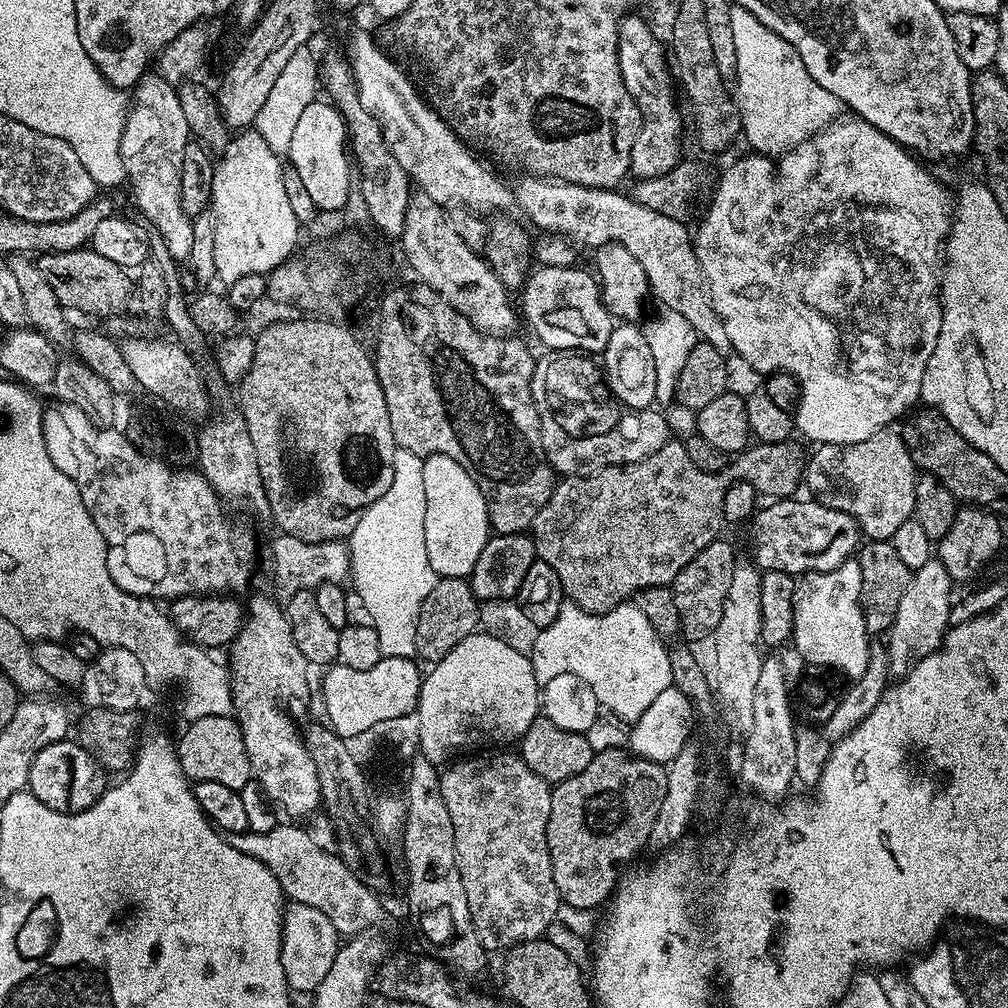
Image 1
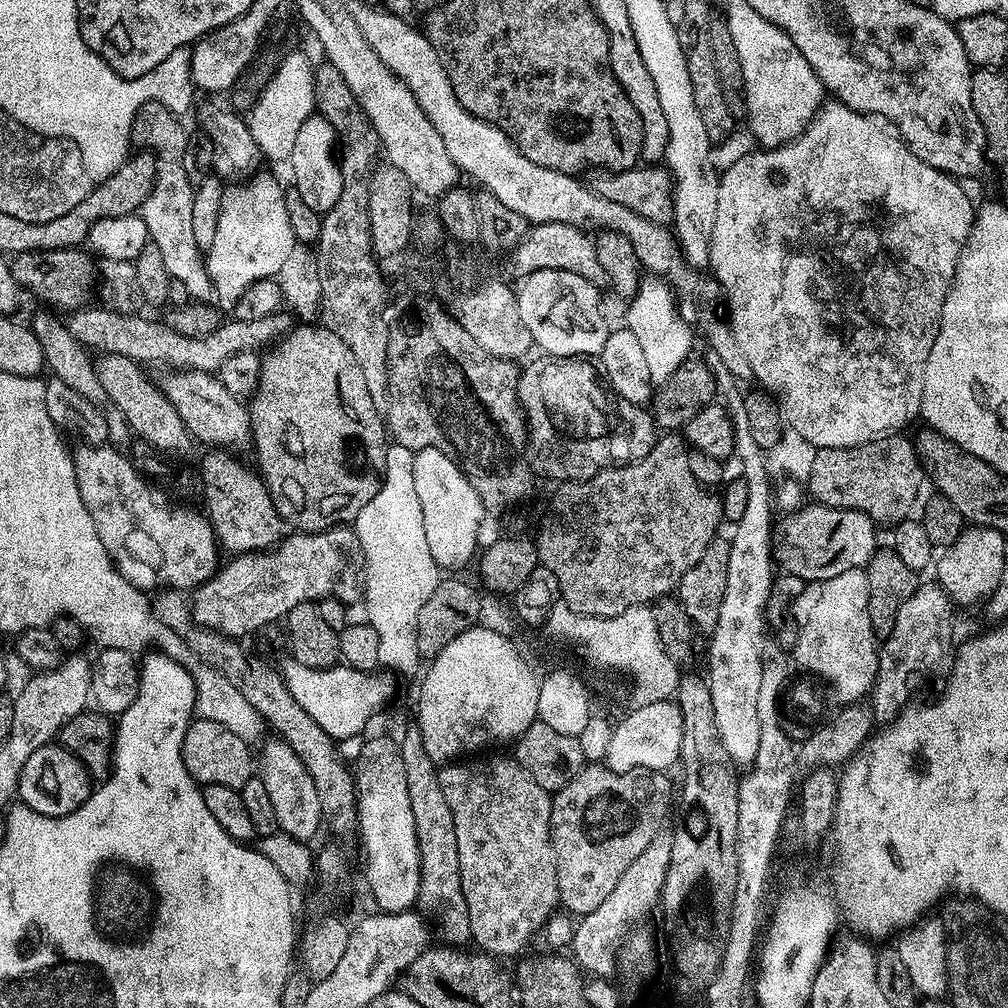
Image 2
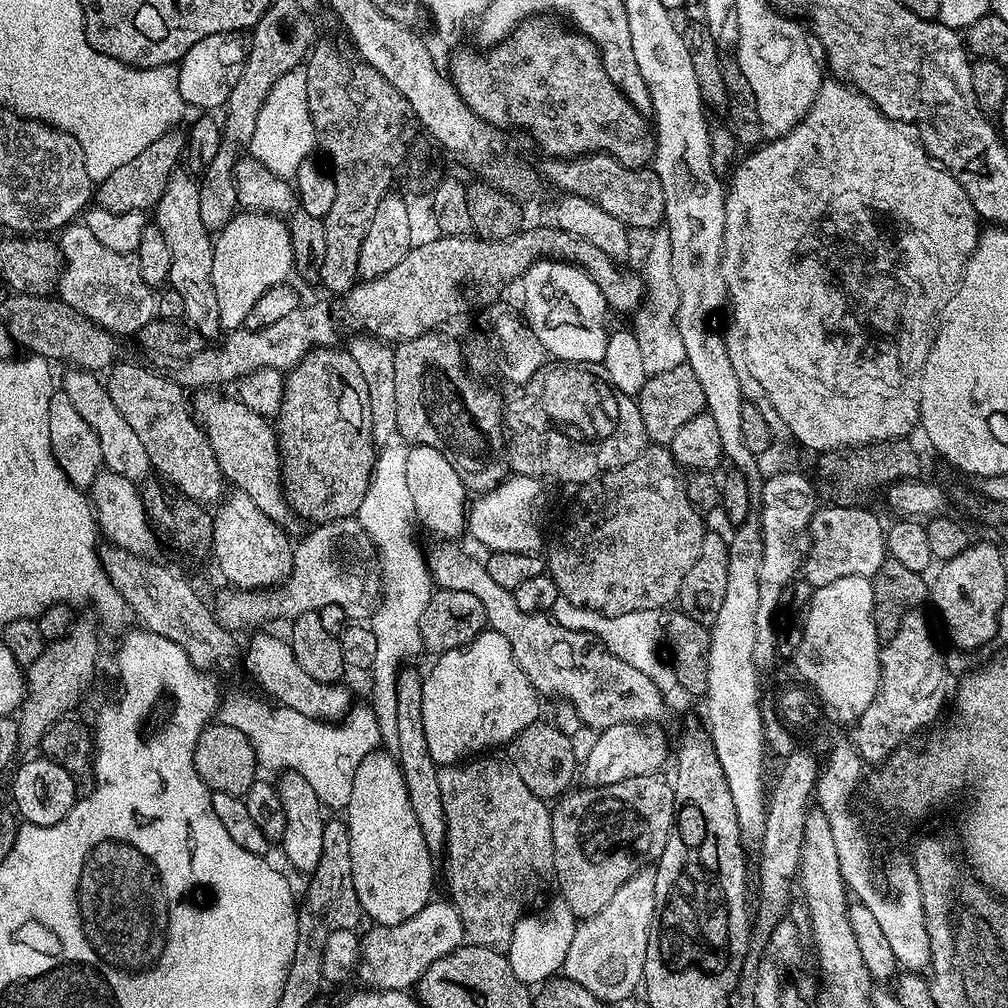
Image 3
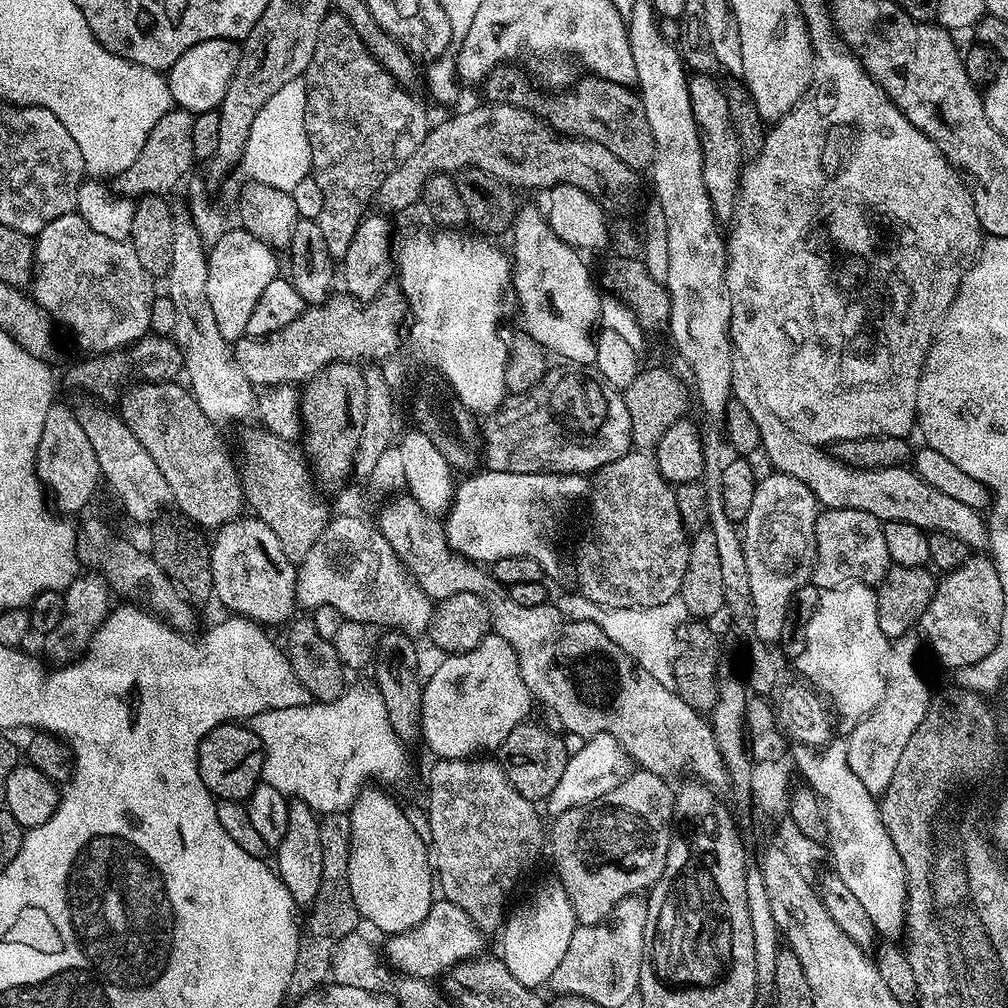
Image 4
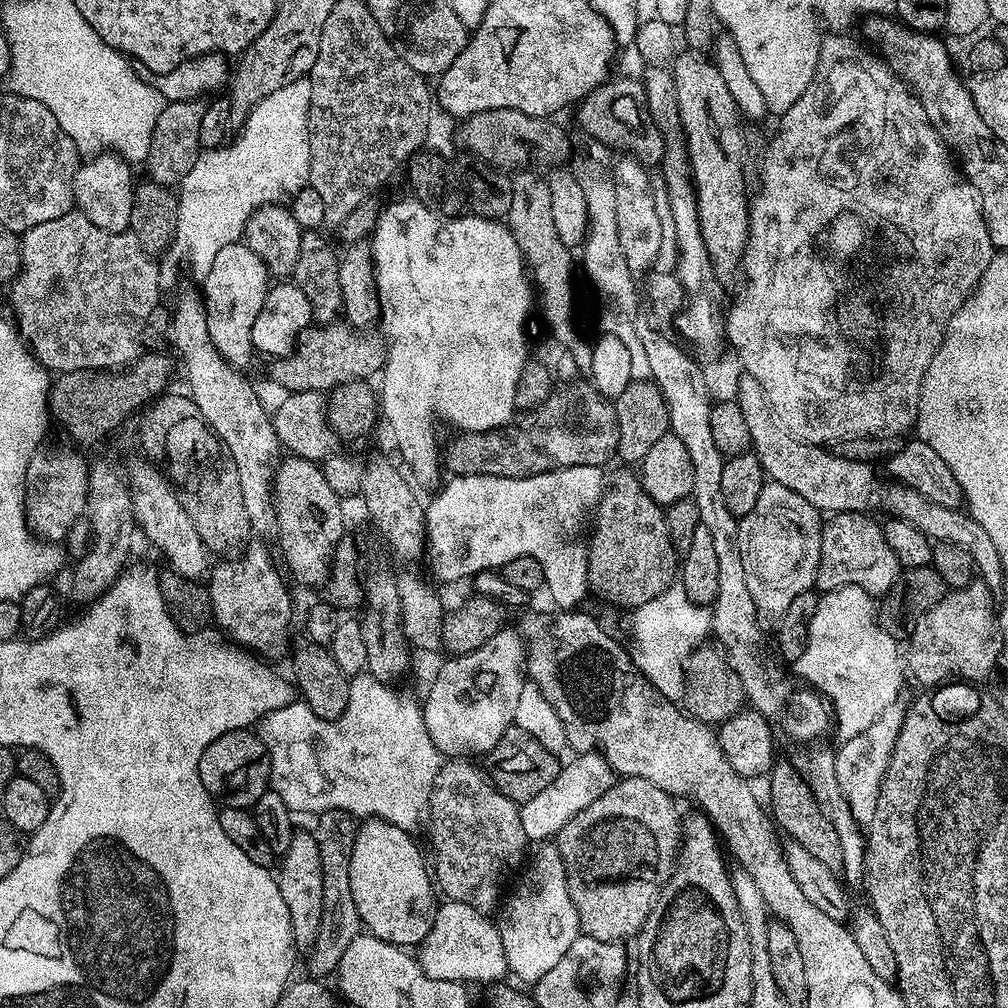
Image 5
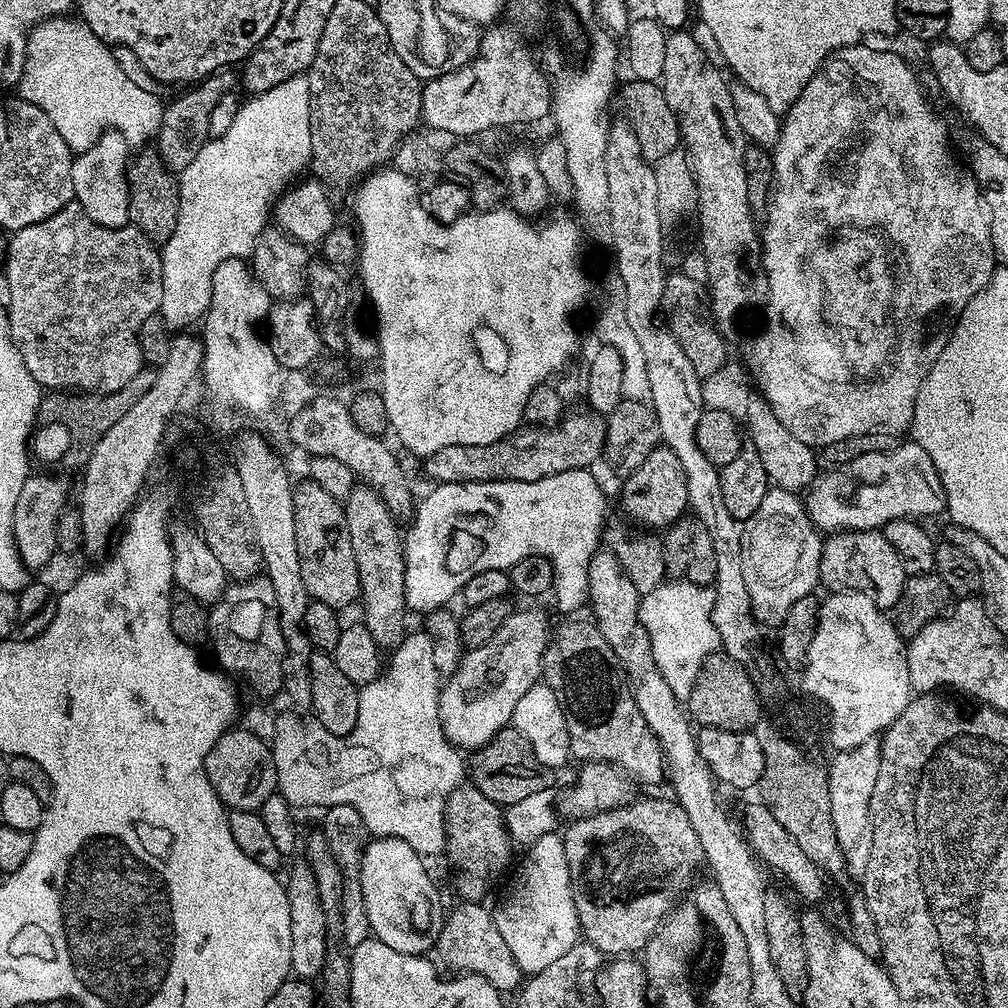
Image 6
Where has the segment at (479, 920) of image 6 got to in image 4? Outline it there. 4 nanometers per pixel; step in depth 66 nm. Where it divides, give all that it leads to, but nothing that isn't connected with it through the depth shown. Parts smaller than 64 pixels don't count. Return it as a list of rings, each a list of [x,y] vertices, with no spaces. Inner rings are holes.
[[[436,898],[433,899],[426,918],[418,922],[418,926],[389,935],[387,940],[388,945],[382,948],[382,952],[387,963],[393,969],[397,968],[397,973],[431,981],[441,977],[461,960],[470,960],[481,955],[485,951],[486,936],[478,930],[478,926],[474,926],[474,922],[466,914],[466,910],[462,910],[462,906],[454,906],[454,902]]]

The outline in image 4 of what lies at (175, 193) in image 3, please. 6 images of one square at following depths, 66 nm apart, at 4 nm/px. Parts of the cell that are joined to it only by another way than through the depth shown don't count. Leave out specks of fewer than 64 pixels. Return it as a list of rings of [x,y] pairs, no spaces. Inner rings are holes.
[[[177,211],[175,218],[174,255],[166,277],[166,295],[174,302],[176,313],[172,336],[184,355],[182,368],[186,376],[188,372],[187,387],[206,418],[210,418],[217,426],[236,424],[251,416],[253,419],[258,412],[257,389],[246,378],[246,374],[238,370],[230,342],[222,338],[218,322],[214,322],[214,310],[210,310],[210,297],[206,294],[209,254],[206,241],[192,223],[187,211]]]

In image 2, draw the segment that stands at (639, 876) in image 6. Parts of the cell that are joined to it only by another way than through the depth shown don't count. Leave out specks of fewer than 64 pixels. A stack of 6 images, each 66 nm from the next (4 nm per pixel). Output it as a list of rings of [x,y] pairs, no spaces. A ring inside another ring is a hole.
[[[592,762],[576,775],[562,790],[552,796],[550,838],[556,863],[560,904],[568,907],[573,917],[579,918],[598,910],[602,901],[618,886],[618,878],[630,867],[630,862],[654,842],[654,834],[665,827],[668,807],[674,804],[674,784],[662,772],[615,772],[603,763]]]

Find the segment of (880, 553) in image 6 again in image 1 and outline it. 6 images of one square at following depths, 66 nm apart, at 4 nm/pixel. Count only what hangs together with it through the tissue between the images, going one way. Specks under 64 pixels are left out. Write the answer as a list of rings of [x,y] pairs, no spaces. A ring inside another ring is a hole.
[[[815,498],[796,499],[773,499],[753,515],[750,521],[750,556],[758,569],[764,572],[789,572],[793,578],[799,578],[805,572],[829,572],[857,555],[862,544],[862,533],[853,516],[819,504]]]

